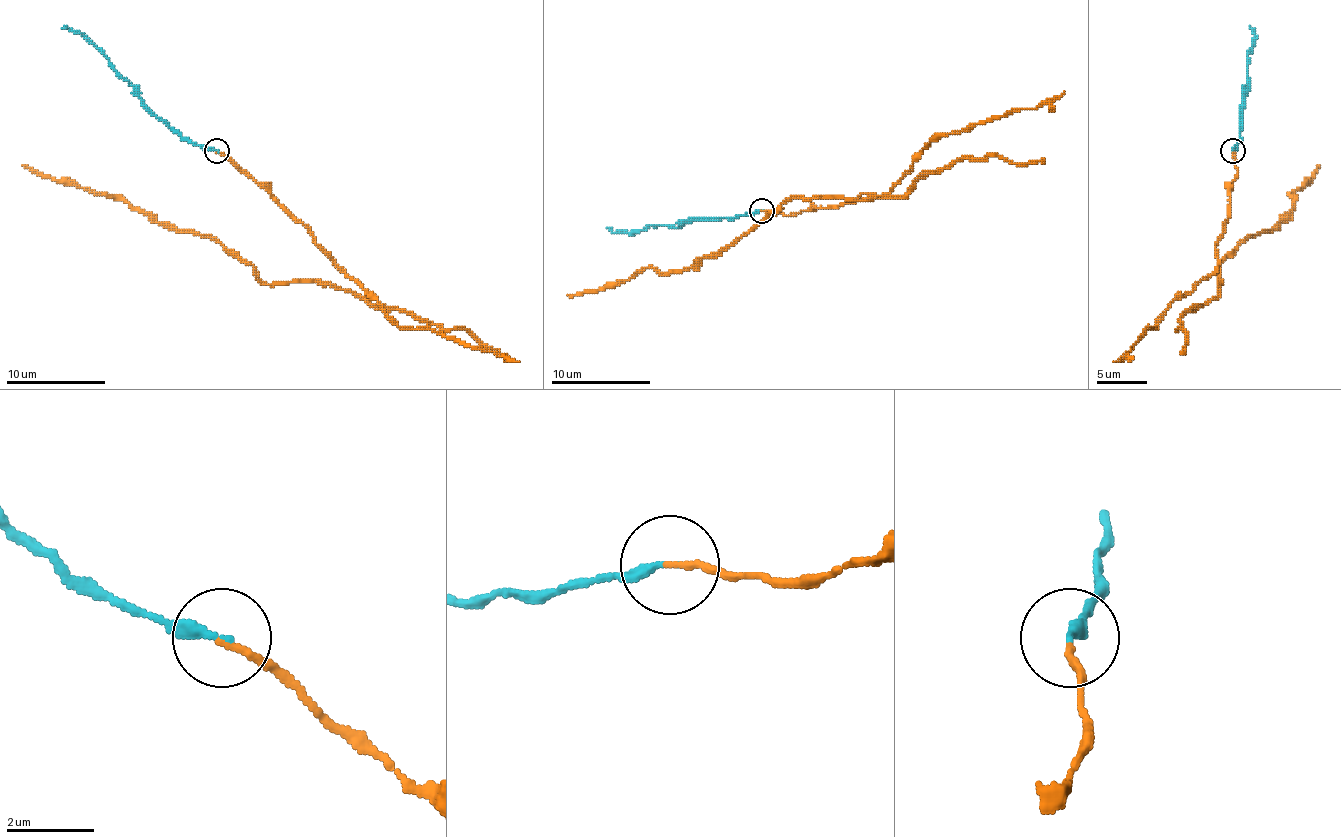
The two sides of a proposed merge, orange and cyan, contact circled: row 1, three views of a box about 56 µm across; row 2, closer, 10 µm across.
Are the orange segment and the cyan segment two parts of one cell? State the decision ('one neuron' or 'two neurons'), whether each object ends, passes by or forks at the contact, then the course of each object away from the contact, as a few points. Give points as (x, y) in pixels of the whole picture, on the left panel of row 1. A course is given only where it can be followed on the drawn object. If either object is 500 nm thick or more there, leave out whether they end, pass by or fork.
one neuron; orange ends there; cyan ends there; orange runs (216, 150), (293, 215), (372, 304), (318, 282), (265, 284), (211, 237), (159, 225), (121, 200), (22, 165); cyan runs (216, 150), (183, 140), (149, 108), (91, 43), (79, 33), (62, 28)

